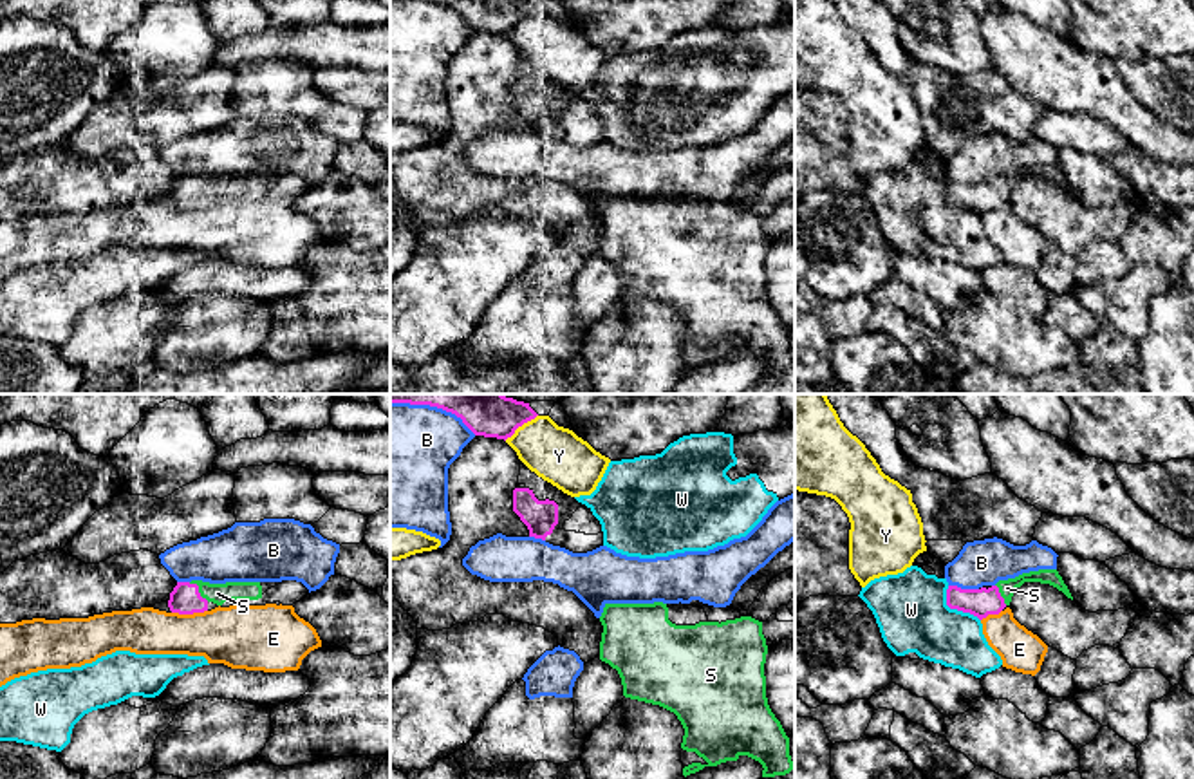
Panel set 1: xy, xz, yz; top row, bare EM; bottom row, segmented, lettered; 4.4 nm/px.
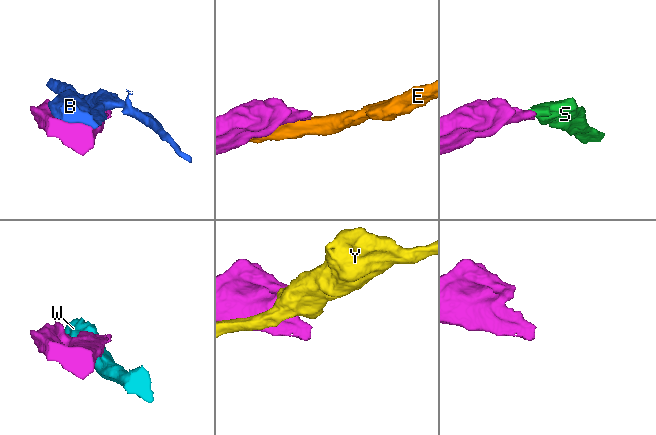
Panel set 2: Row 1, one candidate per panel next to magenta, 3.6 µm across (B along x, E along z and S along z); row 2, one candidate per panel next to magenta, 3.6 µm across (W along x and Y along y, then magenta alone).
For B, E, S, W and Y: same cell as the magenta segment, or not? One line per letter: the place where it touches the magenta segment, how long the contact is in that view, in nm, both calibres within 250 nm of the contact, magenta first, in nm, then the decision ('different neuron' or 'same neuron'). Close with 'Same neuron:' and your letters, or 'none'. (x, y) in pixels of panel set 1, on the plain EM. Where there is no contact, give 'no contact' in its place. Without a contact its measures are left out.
B: yz (963, 185) | 140 nm | 130/200 nm | different neuron
E: xy (188, 208) | 160 nm | 140/280 nm | different neuron
S: xy (197, 185) | 130 nm | 140/90 nm | same neuron
W: yz (954, 203) | 220 nm | 130/320 nm | different neuron
Y: xz (521, 20) | 190 nm | 150/240 nm | different neuron
Same neuron: S

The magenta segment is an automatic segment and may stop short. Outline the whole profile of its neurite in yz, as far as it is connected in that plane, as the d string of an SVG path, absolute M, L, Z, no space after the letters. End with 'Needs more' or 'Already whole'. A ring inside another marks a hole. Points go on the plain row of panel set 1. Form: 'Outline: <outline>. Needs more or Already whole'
Outline: M1039 164L1039 166L1022 168L1015 174L999 175L995 181L988 184L986 183L961 184L957 181L948 181L947 201L950 204L970 208L979 215L983 215L988 210L999 210L1006 201L1010 201L1013 188L1024 177L1049 179L1073 195L1068 181L1064 179L1057 164Z. Needs more

